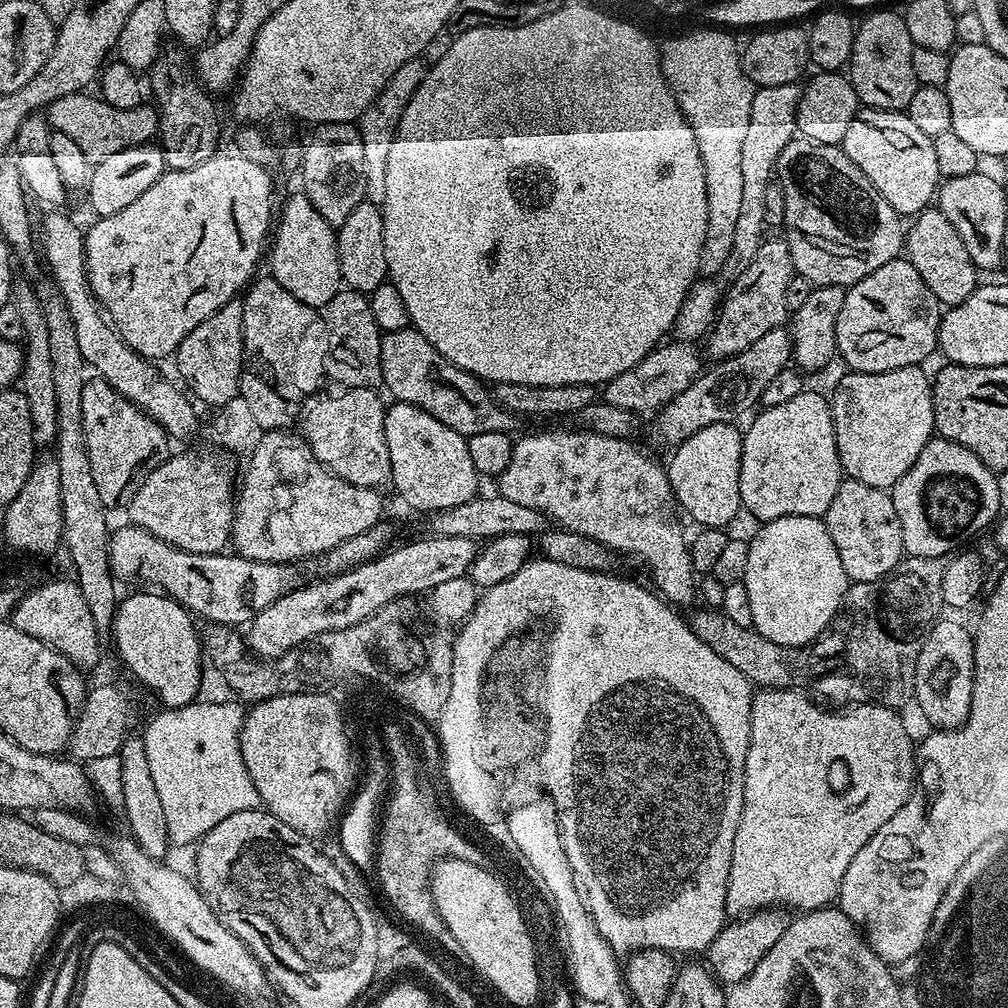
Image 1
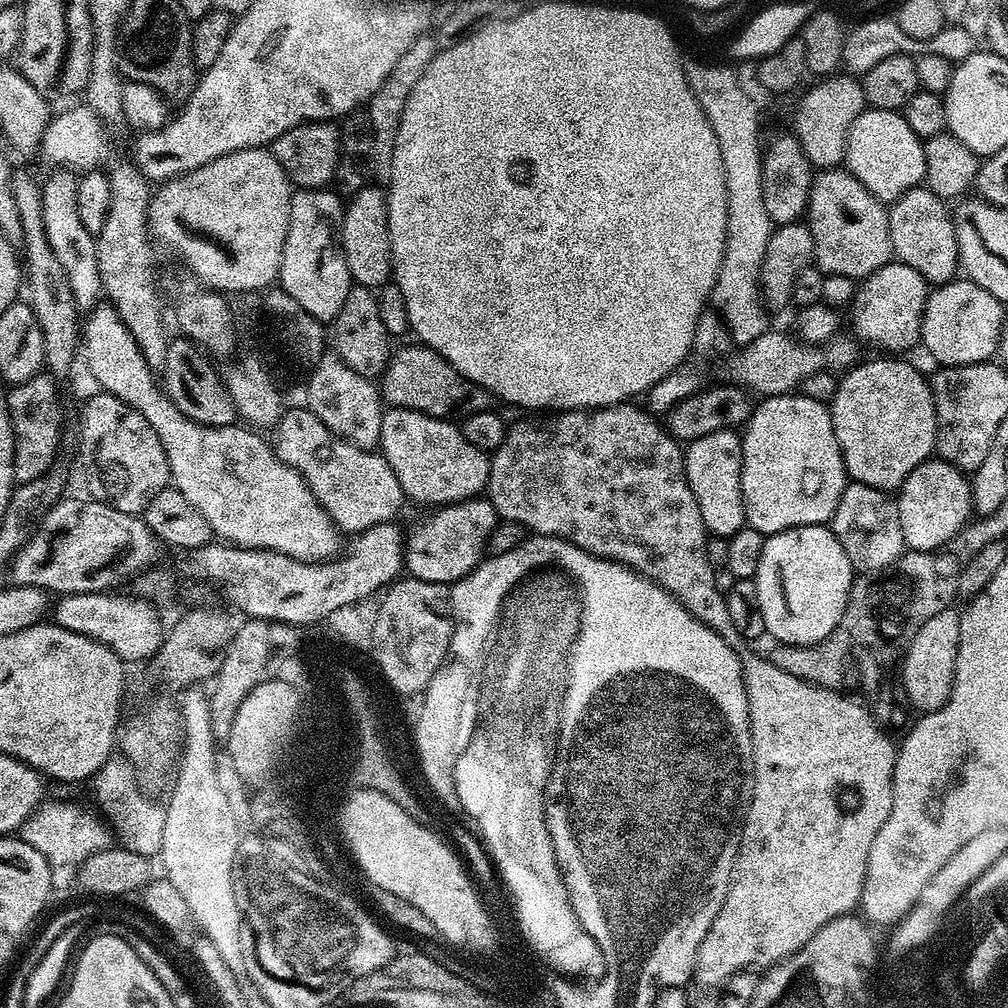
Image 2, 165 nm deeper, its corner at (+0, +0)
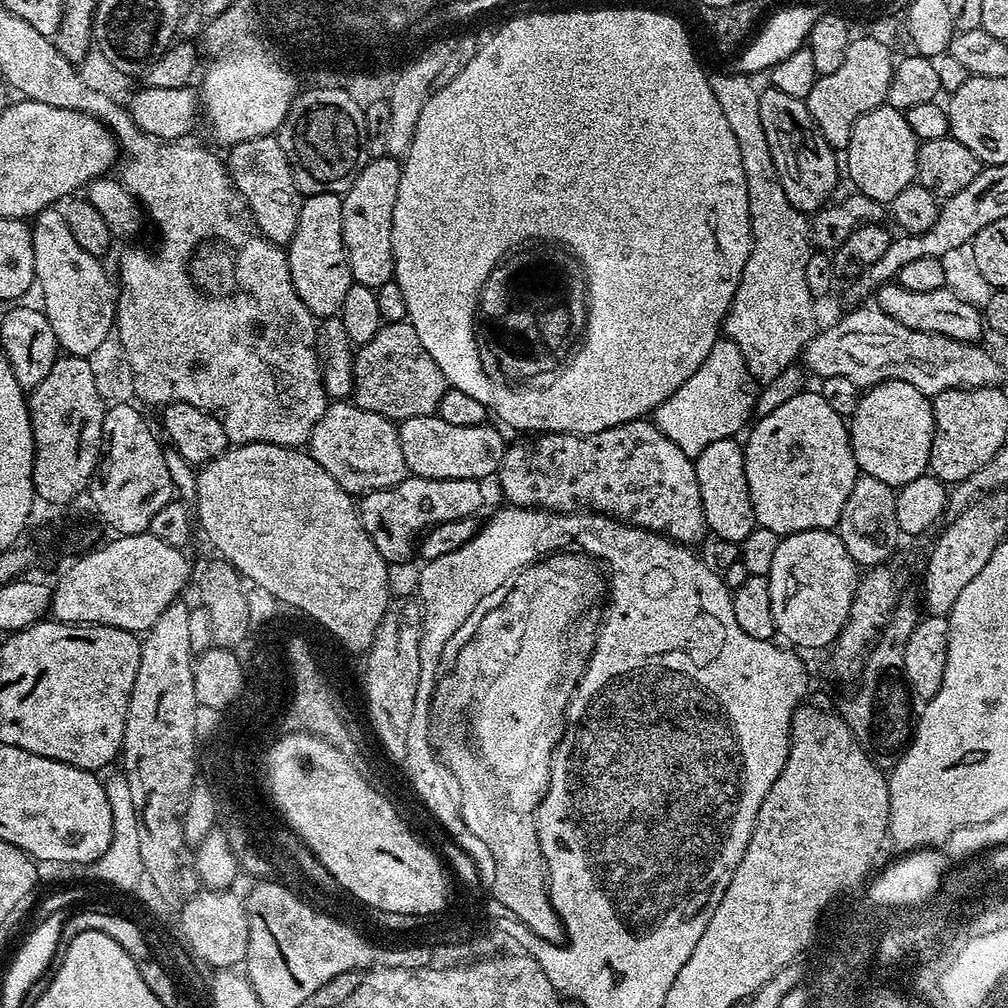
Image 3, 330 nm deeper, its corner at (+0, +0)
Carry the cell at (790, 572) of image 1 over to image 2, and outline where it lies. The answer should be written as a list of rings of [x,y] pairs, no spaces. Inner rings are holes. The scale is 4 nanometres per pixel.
[[[811,524],[767,537],[754,579],[765,633],[782,644],[813,644],[838,626],[848,605],[854,569],[831,527]]]

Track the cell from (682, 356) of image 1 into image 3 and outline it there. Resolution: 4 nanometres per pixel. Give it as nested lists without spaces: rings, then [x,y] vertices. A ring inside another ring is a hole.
[[[868,306],[853,307],[837,324],[830,325],[825,332],[824,329],[817,331],[812,337],[802,353],[803,367],[809,373],[812,371],[816,378],[850,378],[850,382],[854,382],[861,390],[867,390],[883,380],[901,380],[910,382],[910,386],[918,386],[918,390],[922,390],[922,394],[929,398],[951,388],[986,388],[1001,383],[1004,372],[999,362],[990,353],[983,352],[979,343],[963,344],[933,332],[910,330],[910,326],[902,326],[902,322],[890,318],[879,306],[864,307]]]

